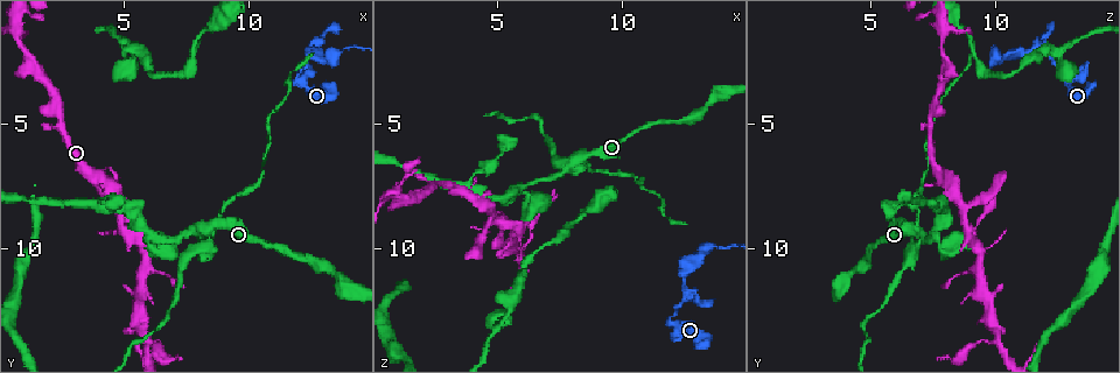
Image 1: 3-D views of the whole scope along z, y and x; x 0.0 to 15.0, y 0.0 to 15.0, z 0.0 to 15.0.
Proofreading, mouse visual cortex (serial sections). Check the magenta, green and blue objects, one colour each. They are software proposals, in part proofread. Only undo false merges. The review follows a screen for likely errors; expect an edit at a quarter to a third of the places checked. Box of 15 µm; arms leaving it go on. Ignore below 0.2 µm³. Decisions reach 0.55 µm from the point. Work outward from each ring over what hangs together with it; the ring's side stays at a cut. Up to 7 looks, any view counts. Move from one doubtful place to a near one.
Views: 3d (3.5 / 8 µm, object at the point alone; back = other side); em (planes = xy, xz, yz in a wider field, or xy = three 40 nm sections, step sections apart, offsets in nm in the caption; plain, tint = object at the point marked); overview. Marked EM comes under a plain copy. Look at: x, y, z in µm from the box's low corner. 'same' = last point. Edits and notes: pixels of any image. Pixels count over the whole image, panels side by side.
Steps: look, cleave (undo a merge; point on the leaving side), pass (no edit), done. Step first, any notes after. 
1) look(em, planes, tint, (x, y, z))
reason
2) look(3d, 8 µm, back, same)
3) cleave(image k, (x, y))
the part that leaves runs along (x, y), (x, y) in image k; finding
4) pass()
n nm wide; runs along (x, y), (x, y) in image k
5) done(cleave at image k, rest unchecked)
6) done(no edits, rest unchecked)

look(3d, 3.5 µm, (6.1, 9.6, 7.4))
arms part here

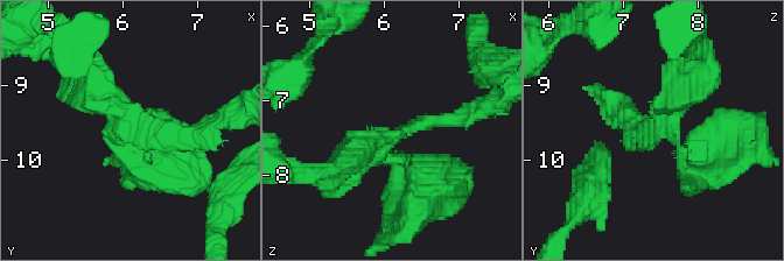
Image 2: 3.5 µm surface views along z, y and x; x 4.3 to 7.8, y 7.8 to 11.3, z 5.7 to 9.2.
look(em, xy, step 3, tint, (6.10, 9.55, 7.50))
now the EM

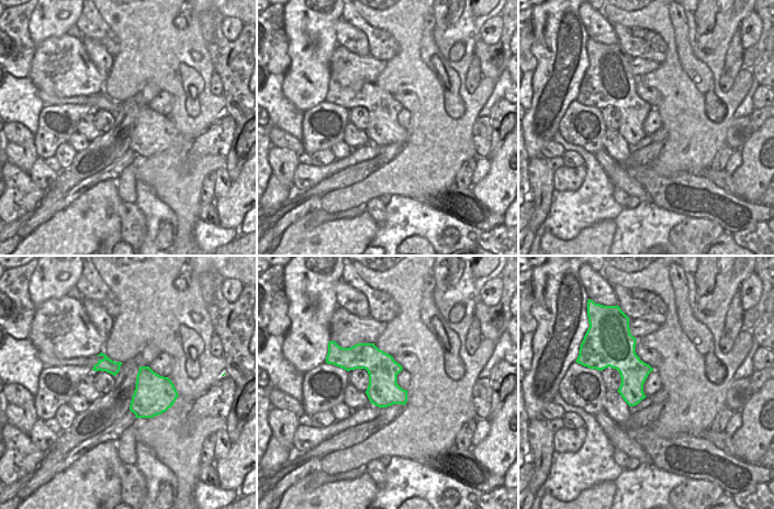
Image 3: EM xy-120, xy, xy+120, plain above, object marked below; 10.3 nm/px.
look(em, xy, step 1, tint, same)
cut it another way

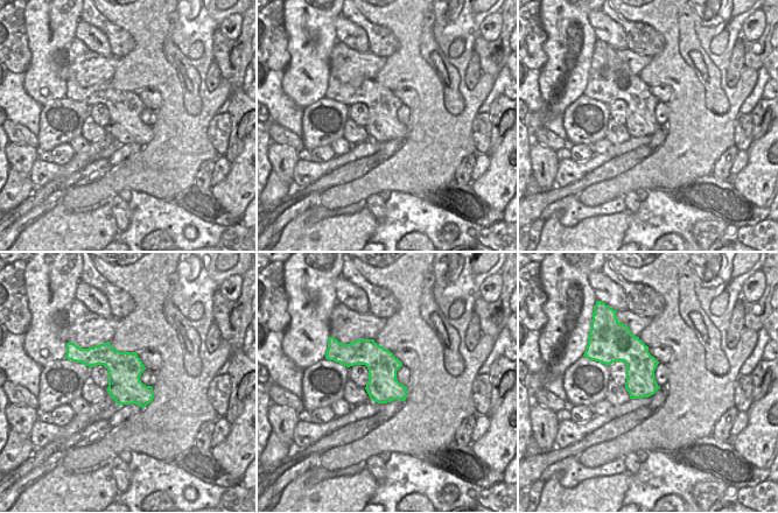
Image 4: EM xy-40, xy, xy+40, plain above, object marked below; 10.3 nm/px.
pass()
3 arms; runs along (203, 132), (139, 135), (85, 71) in image 2; one cell here

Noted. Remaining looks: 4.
look(3d, 3.5 µm, (3.8, 8.1, 7.6))
calibre changes

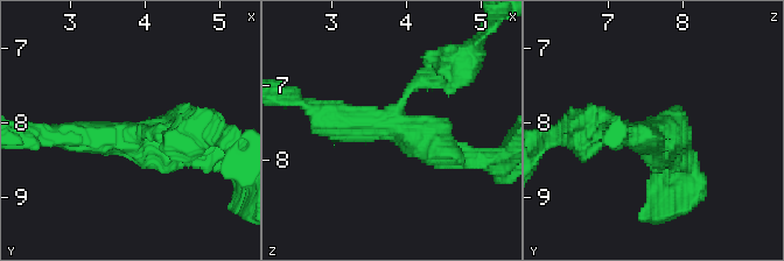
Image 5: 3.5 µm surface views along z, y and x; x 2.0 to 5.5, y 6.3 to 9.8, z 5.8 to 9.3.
look(em, xy, step 1, tint, (3.90, 8.20, 7.50))
3 arms; arms of 200, 300, 400 nm

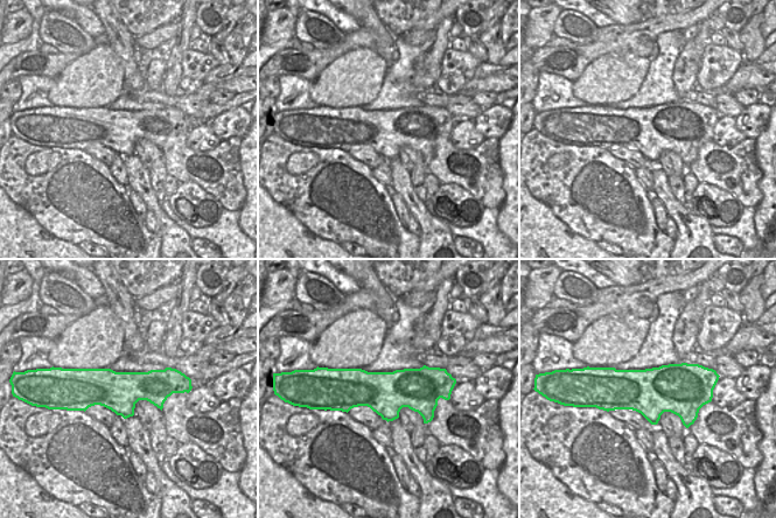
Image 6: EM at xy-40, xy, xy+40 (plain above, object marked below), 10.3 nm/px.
pass()
runs along (461, 155), (397, 122), (407, 90), (443, 72) in image 5; continuous, no second cell

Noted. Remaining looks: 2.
look(3d, 3.5 µm, (5.9, 13.7, 10.1))
branch point

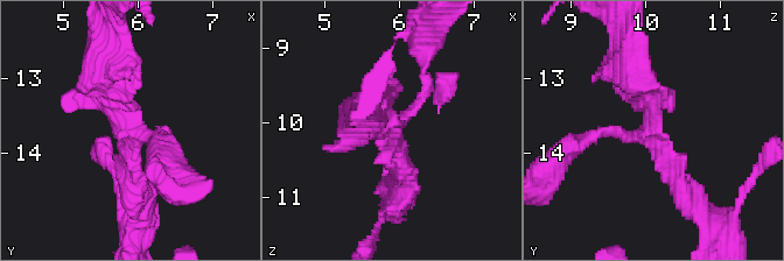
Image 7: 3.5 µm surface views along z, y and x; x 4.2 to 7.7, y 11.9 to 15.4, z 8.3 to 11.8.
pass()
runs along (104, 73), (121, 120), (161, 141) in image 7; all the same cell

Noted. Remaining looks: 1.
done(no edits, rest unchecked)

